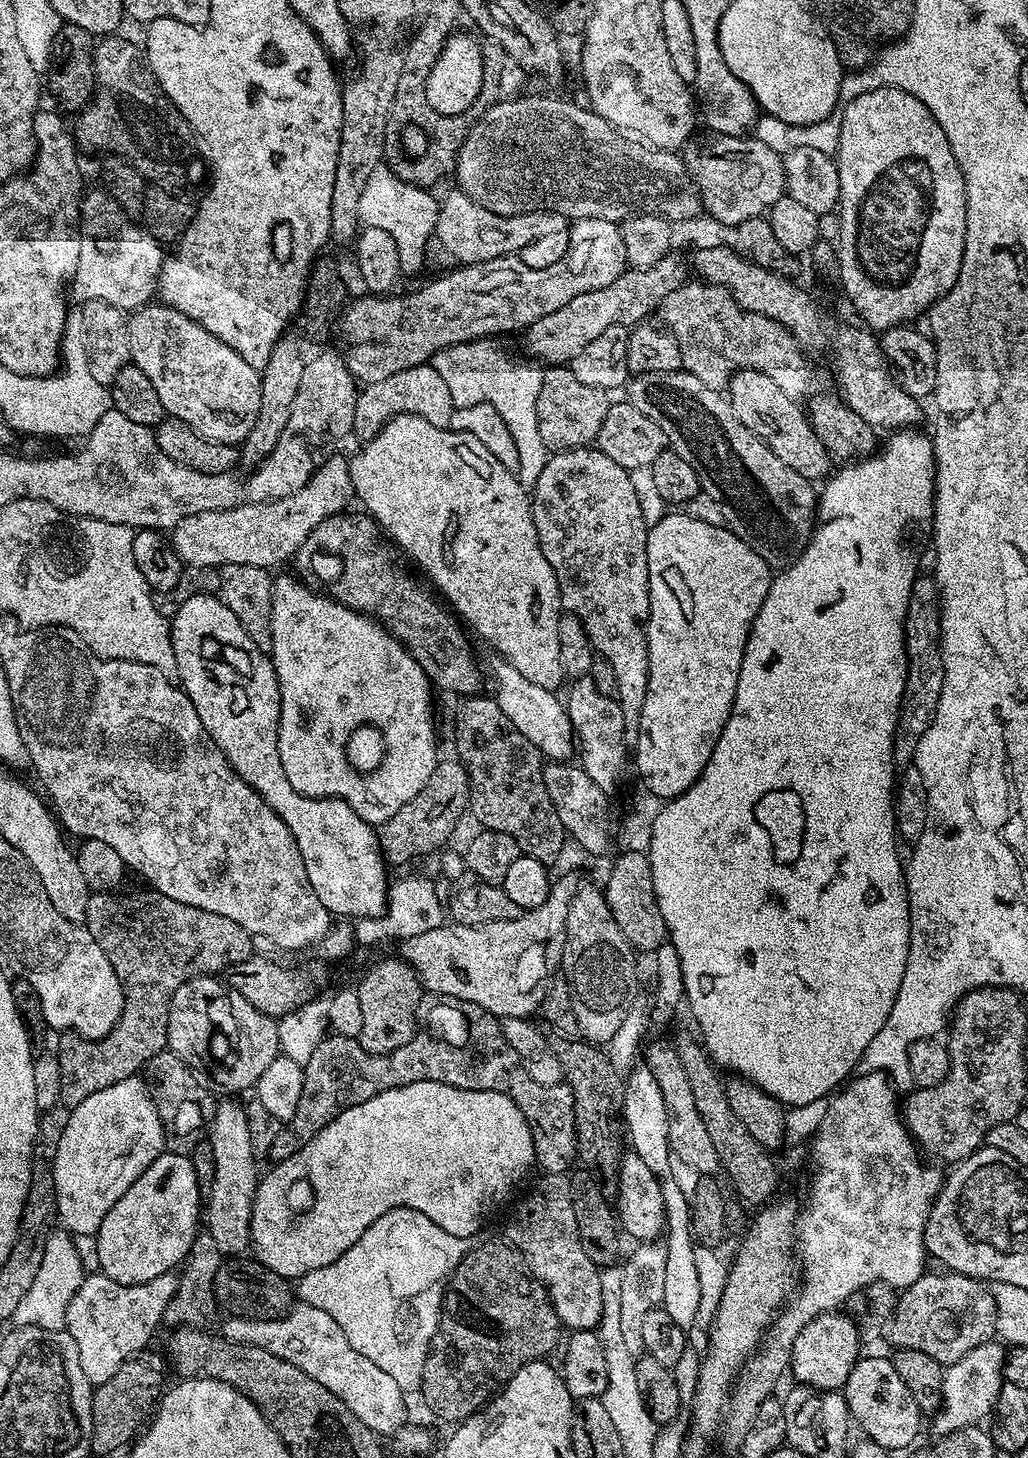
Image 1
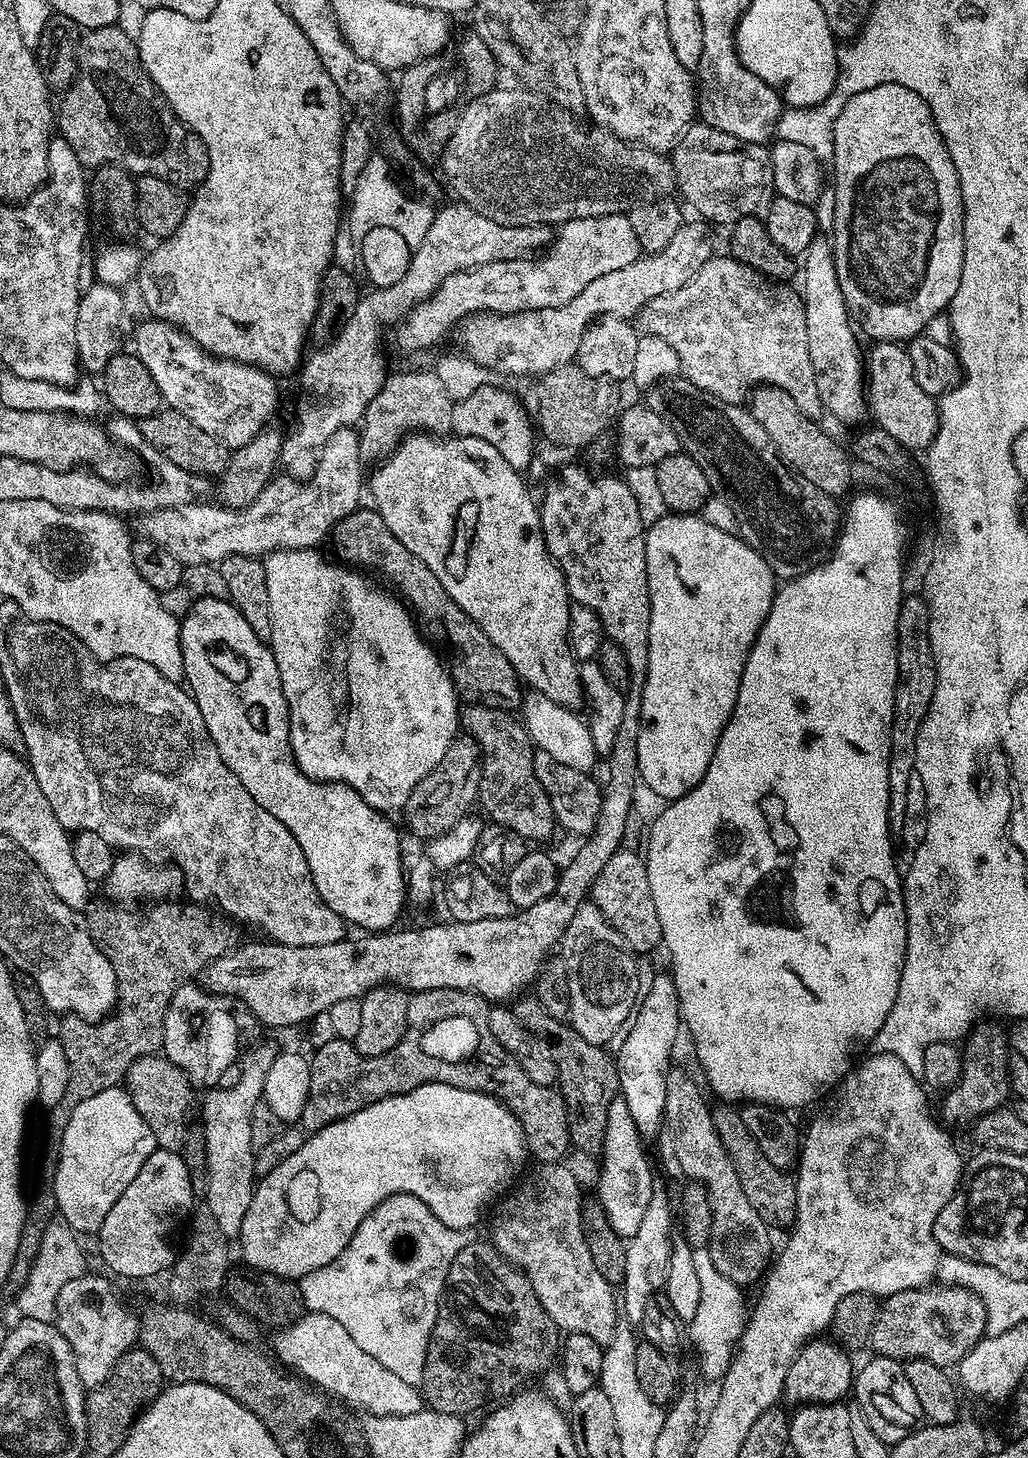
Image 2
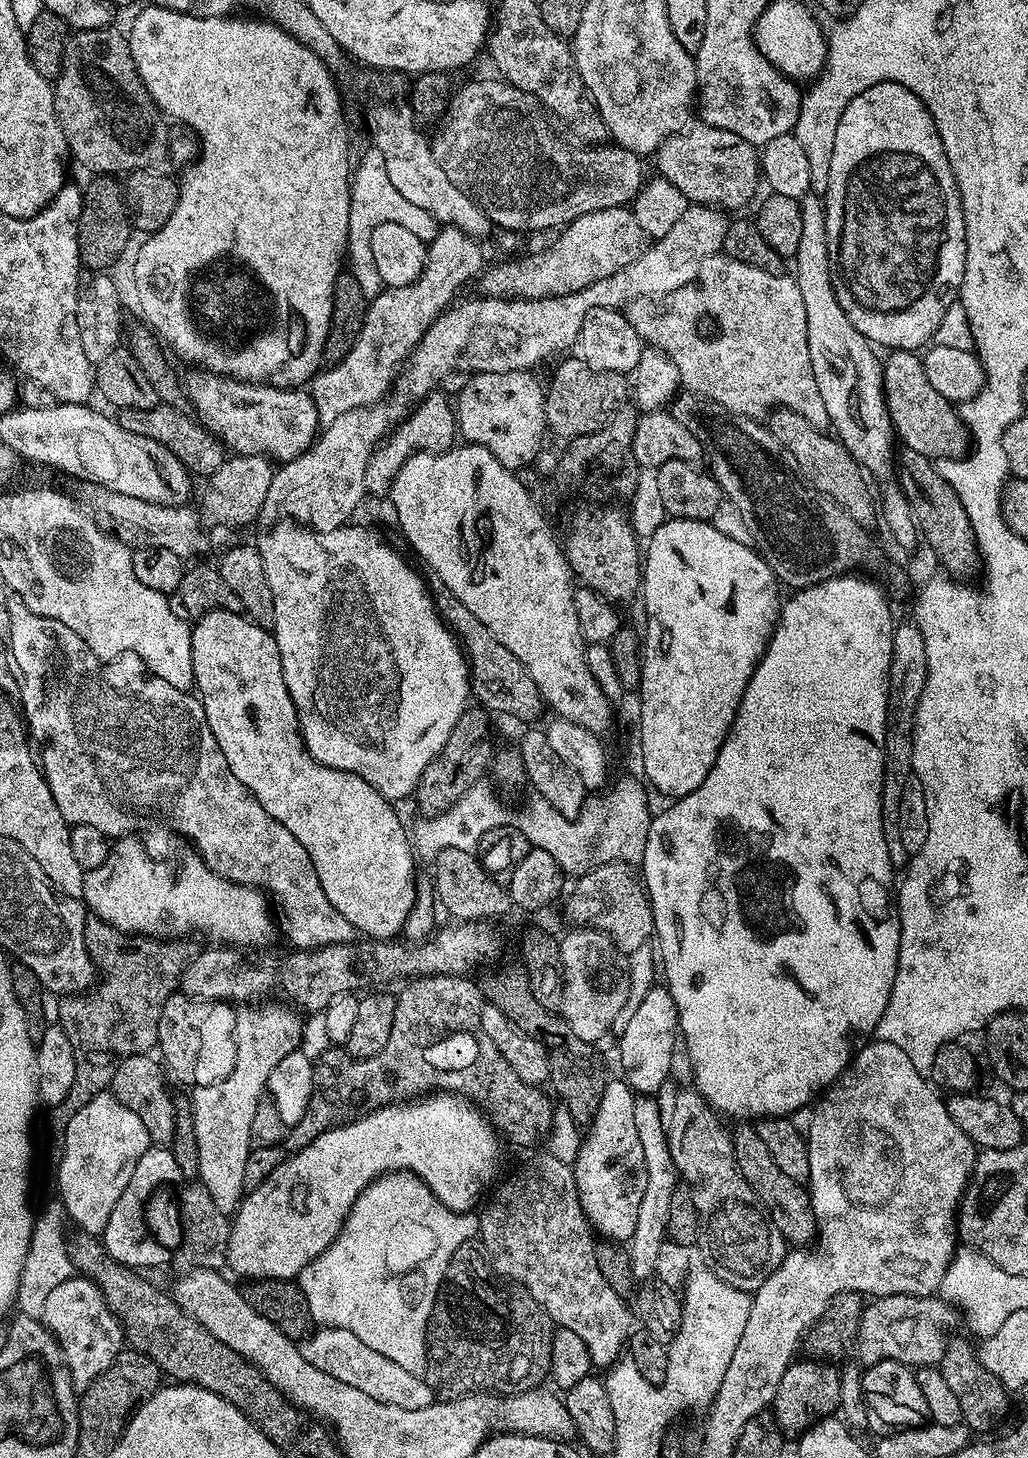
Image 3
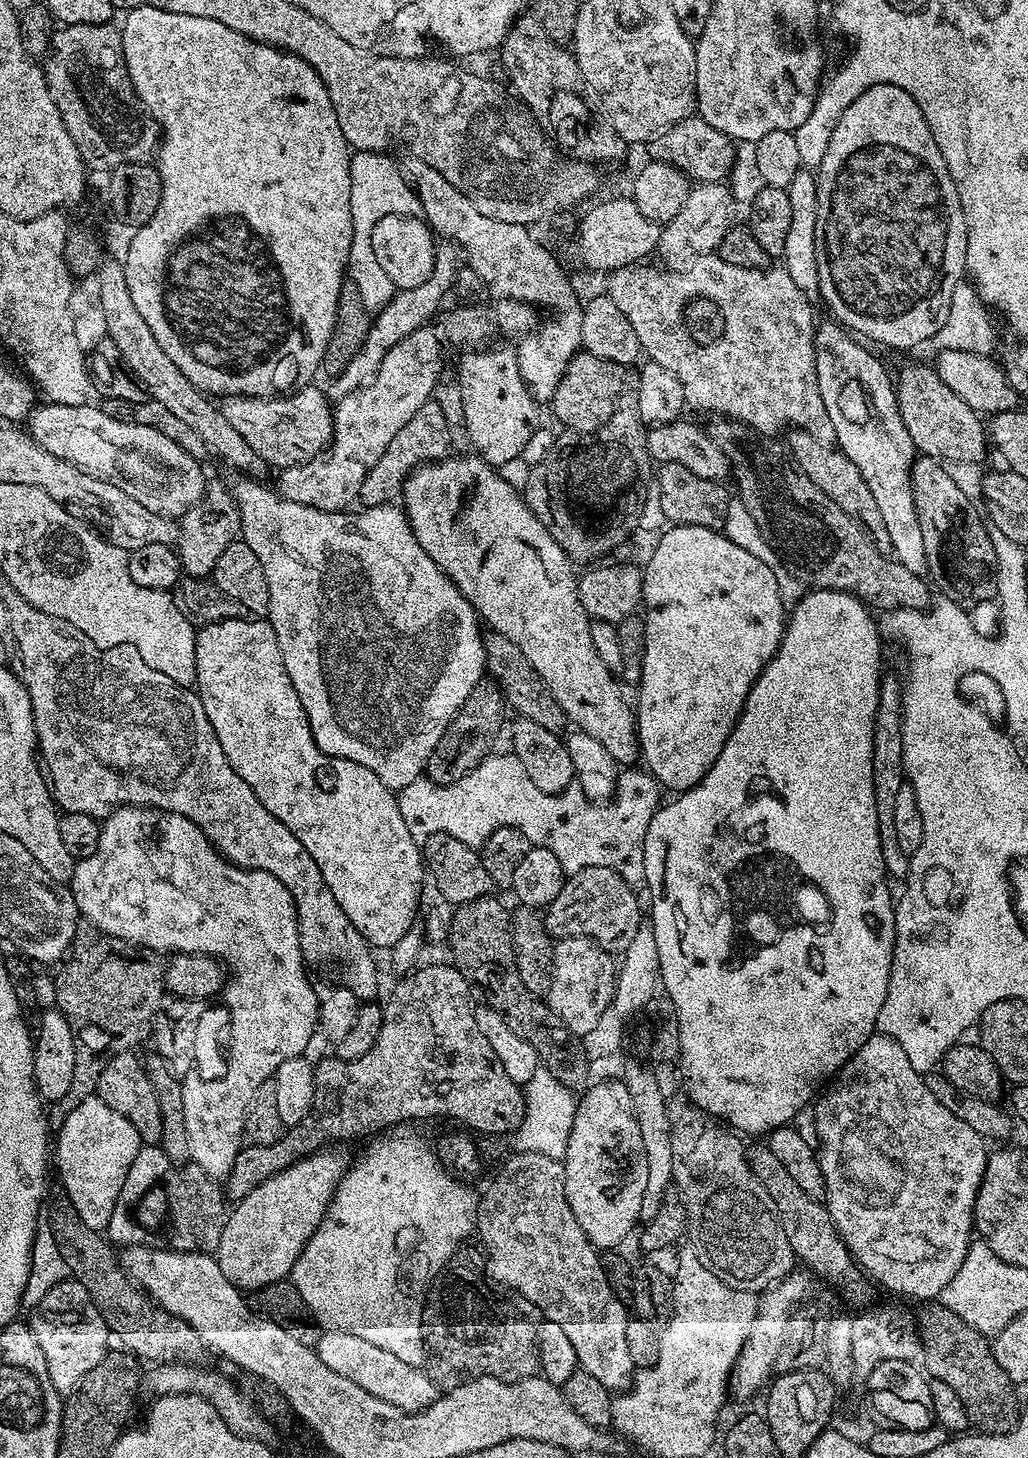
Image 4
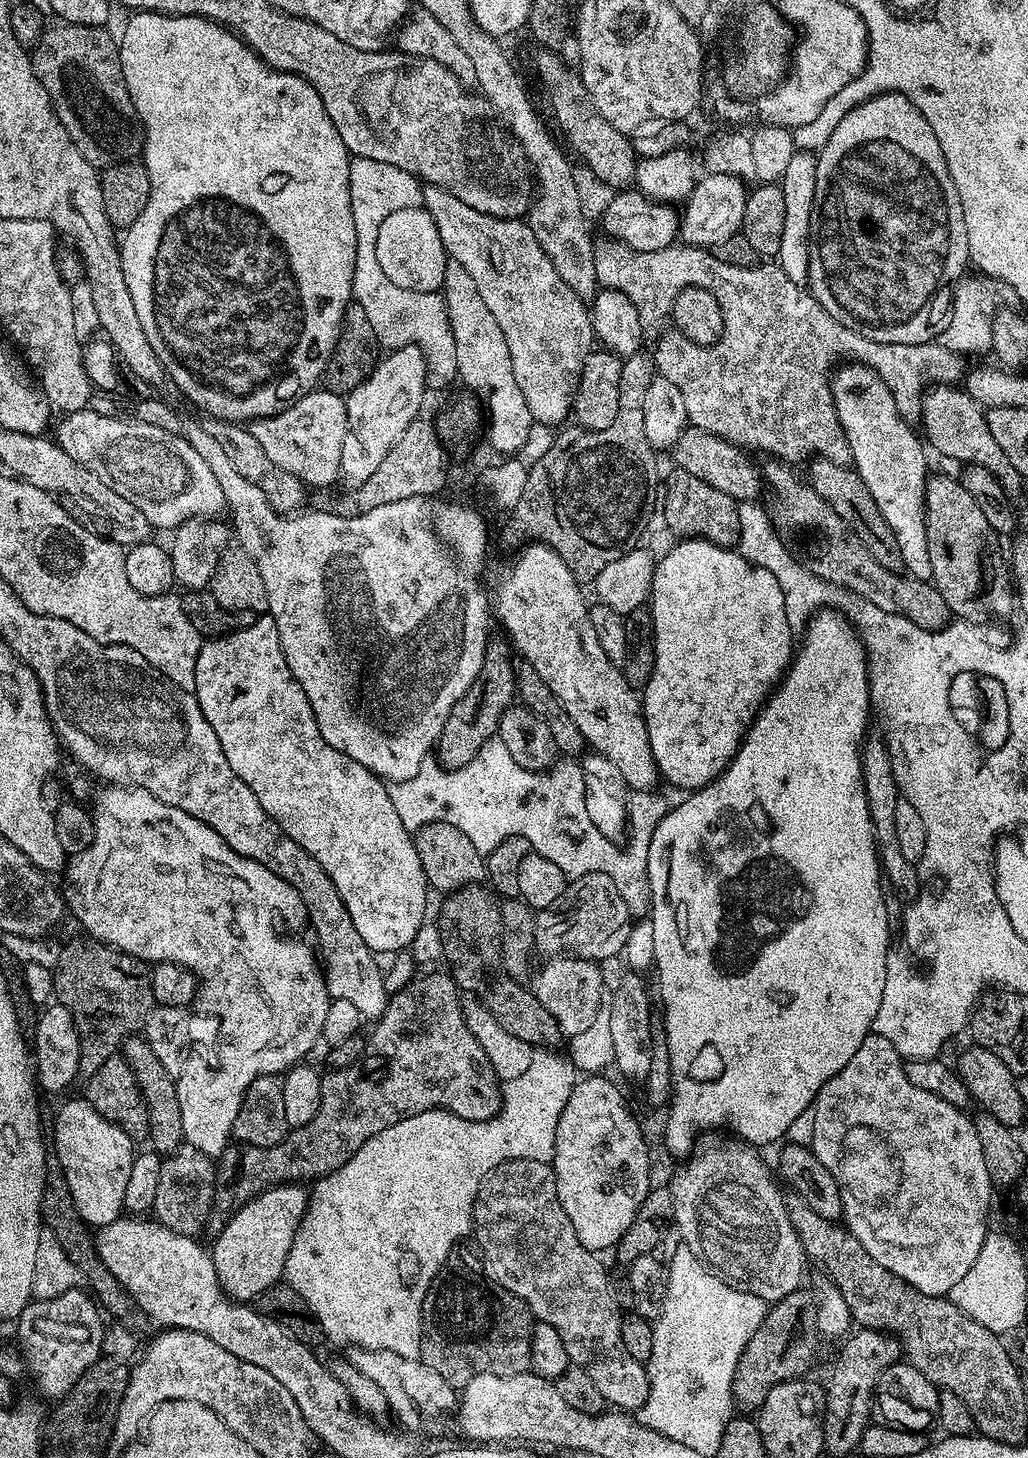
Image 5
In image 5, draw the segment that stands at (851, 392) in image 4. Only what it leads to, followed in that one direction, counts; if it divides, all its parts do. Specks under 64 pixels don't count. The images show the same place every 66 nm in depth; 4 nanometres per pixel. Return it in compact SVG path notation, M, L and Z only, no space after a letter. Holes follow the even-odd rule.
M851 362L840 367L833 371L830 383L834 410L850 446L851 467L866 482L866 490L870 490L882 518L886 518L886 526L890 526L903 571L915 580L931 581L924 505L930 469L924 457L925 445L917 433L917 437L912 433L913 427L901 416L886 382L874 369Z

